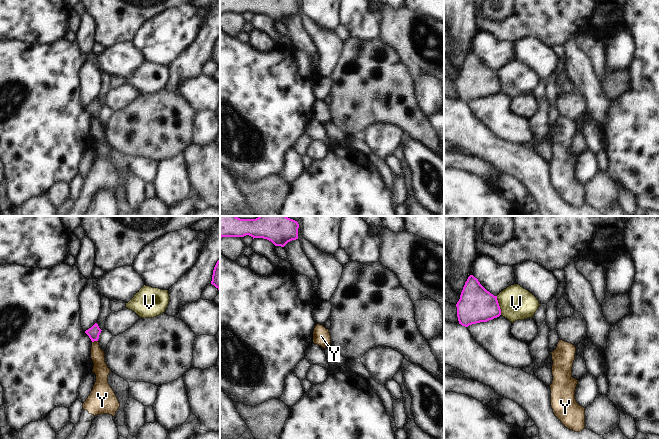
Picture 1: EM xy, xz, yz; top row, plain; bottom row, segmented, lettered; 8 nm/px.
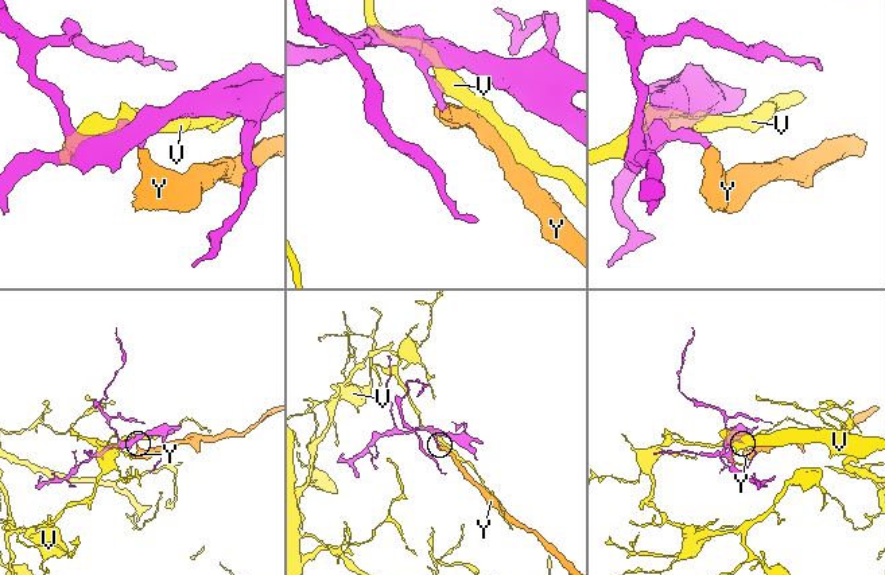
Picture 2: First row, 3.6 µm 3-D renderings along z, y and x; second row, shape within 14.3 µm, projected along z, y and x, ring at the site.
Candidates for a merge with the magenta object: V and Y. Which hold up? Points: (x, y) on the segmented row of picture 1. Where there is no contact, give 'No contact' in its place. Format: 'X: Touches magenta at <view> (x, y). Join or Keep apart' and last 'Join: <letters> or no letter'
V: Touches magenta at yz (498, 305). Keep apart
Y: Touches magenta at xy (94, 340). Keep apart
Join: no letter

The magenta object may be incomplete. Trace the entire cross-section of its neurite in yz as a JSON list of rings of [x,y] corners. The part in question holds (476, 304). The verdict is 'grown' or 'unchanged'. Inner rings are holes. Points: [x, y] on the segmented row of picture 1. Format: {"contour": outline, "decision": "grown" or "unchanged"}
{"contour": [[[473,275],[465,282],[456,307],[459,324],[465,327],[501,315],[497,296],[487,291]]], "decision": "unchanged"}

